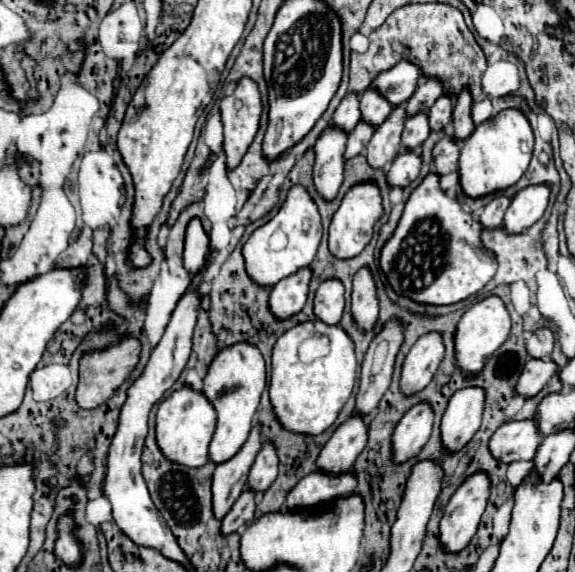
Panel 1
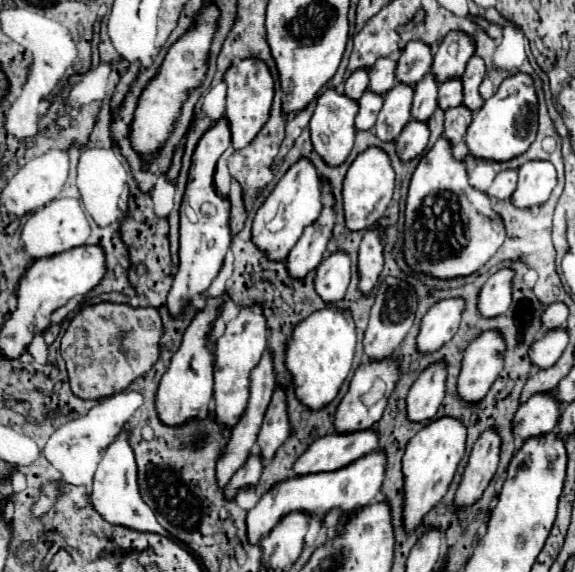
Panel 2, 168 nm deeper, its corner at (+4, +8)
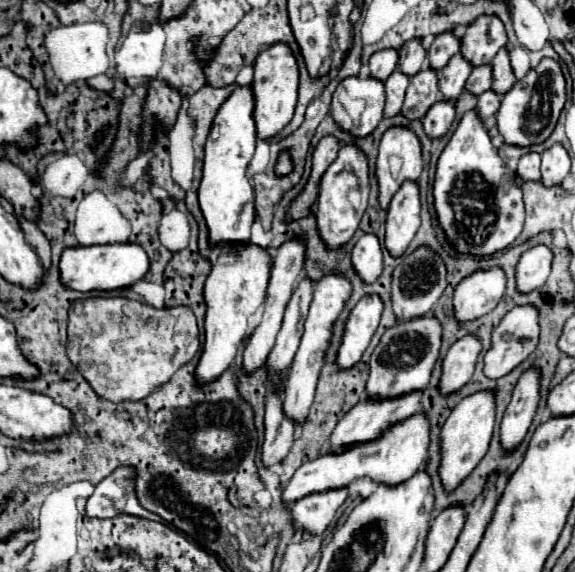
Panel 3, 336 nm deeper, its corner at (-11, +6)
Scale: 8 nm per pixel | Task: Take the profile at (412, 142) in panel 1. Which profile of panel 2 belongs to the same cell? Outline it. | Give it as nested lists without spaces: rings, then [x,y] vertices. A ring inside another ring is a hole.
[[[426,73],[422,81],[416,83],[414,89],[414,103],[412,103],[412,119],[428,121],[434,109],[438,107],[438,81],[432,73]]]

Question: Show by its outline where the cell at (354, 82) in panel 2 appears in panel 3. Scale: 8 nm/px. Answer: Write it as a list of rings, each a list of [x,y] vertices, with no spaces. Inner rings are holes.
[[[383,49],[373,53],[369,59],[371,77],[385,81],[397,69],[397,61],[399,61],[399,53],[395,49]]]

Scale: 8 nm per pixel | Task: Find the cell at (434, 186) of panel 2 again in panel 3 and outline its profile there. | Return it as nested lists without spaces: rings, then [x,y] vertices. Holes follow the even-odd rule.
[[[475,111],[463,115],[437,161],[433,205],[439,227],[461,255],[493,255],[509,247],[523,231],[525,209],[521,185],[515,181],[515,175],[503,167],[503,159],[497,149],[493,149],[489,133]]]

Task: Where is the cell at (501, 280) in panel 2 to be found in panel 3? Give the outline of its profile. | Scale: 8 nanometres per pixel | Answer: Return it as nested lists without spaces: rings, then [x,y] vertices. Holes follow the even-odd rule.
[[[539,245],[539,247],[525,251],[521,255],[521,259],[517,263],[517,271],[515,271],[517,291],[527,293],[527,291],[539,289],[551,271],[549,269],[551,259],[553,259],[553,255],[545,245]]]

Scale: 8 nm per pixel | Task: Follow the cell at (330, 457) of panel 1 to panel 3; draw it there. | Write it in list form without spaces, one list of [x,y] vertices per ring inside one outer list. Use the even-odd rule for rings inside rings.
[[[423,317],[409,323],[397,323],[387,329],[381,343],[371,355],[371,371],[367,379],[369,399],[395,399],[395,395],[407,395],[407,391],[421,391],[427,387],[433,365],[441,347],[441,323],[433,317]]]

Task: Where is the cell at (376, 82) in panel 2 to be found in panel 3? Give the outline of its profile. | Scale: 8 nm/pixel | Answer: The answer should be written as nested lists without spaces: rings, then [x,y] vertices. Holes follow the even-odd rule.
[[[411,39],[399,49],[399,71],[413,77],[427,65],[427,51],[421,45],[421,39]]]

